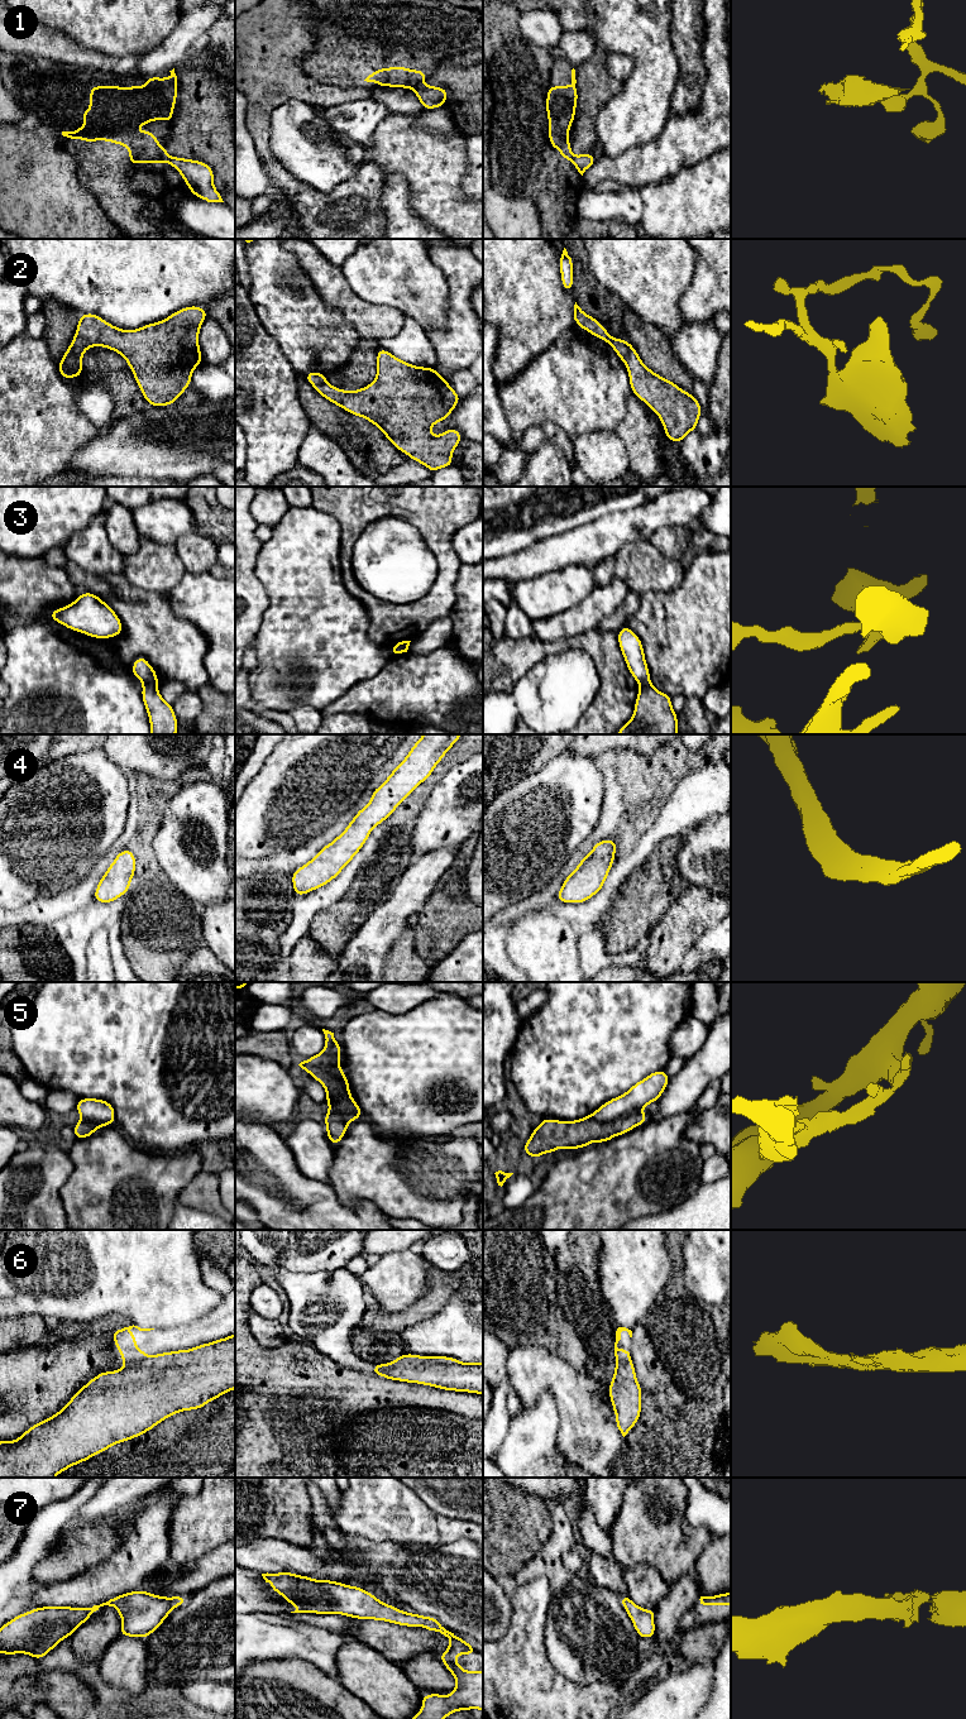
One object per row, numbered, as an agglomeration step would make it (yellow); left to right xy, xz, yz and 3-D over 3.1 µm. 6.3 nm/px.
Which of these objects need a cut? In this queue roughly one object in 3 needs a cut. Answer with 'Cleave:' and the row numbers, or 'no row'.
Cleave: 1, 2, 3, 5, 6

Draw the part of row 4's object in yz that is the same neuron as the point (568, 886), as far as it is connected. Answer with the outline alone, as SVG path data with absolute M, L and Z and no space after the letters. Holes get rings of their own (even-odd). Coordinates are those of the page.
M613 839L596 843L578 867L565 877L556 895L558 901L580 904L598 894L614 862L616 849L617 842Z

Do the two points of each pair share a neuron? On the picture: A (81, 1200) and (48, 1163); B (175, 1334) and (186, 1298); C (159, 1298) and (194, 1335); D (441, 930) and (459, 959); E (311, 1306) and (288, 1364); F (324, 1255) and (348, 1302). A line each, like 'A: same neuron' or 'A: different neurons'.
A: different neurons
B: different neurons
C: different neurons
D: different neurons
E: different neurons
F: different neurons

